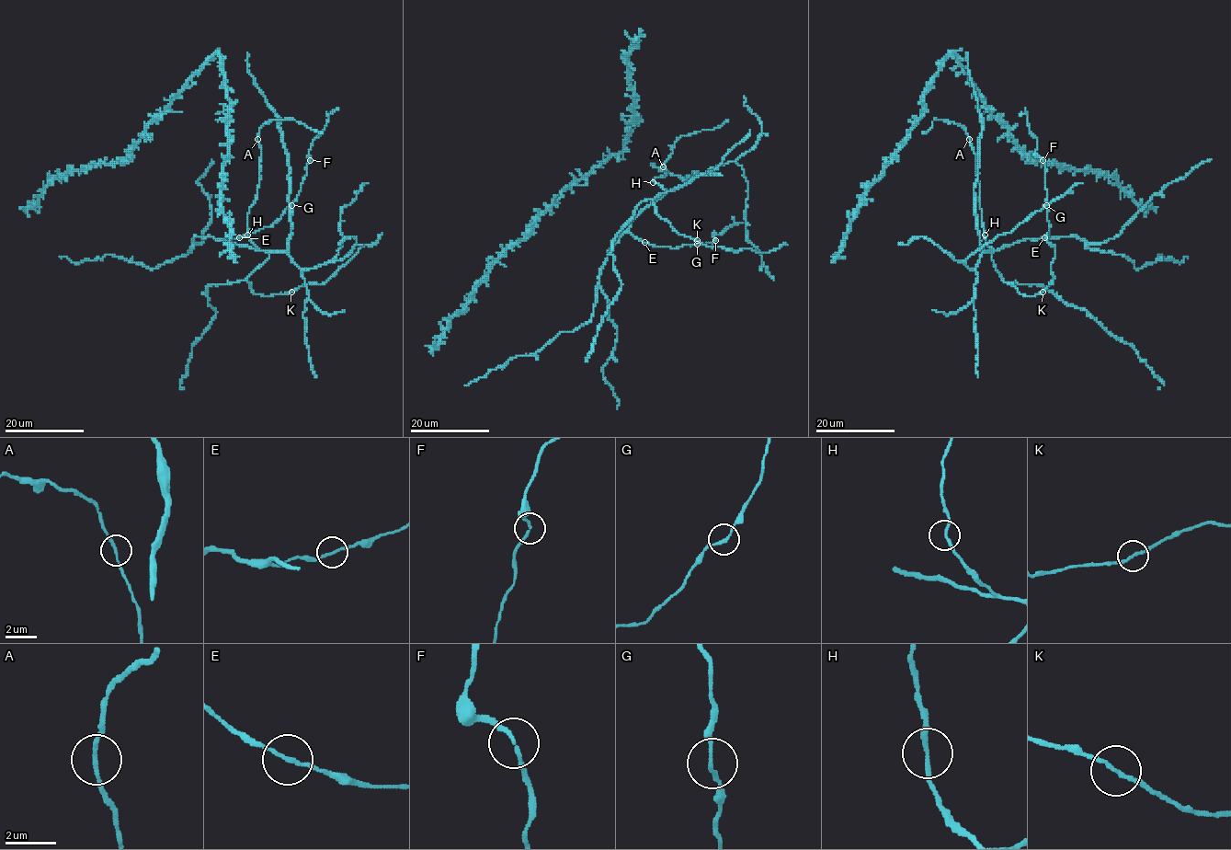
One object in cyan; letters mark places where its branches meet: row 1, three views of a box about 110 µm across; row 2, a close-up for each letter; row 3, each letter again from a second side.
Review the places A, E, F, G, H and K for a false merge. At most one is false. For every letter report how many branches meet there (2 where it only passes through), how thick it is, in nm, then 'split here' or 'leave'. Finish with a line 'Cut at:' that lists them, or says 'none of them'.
A: 2 branches meet; 150 nm thick; leave
E: 2 branches meet; 140 nm thick; leave
F: 2 branches meet; 140 nm thick; leave
G: 2 branches meet; 140 nm thick; leave
H: 2 branches meet; 170 nm thick; leave
K: 2 branches meet; 140 nm thick; leave
Cut at: none of them

